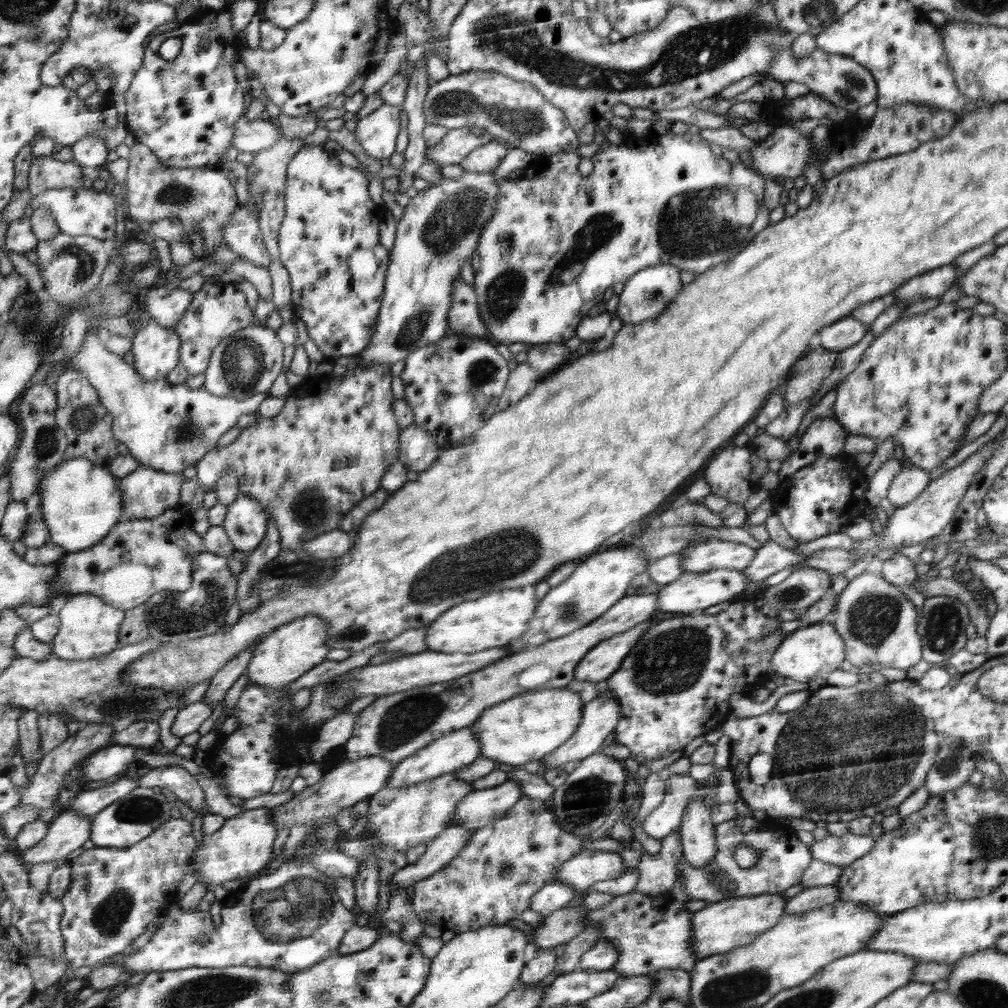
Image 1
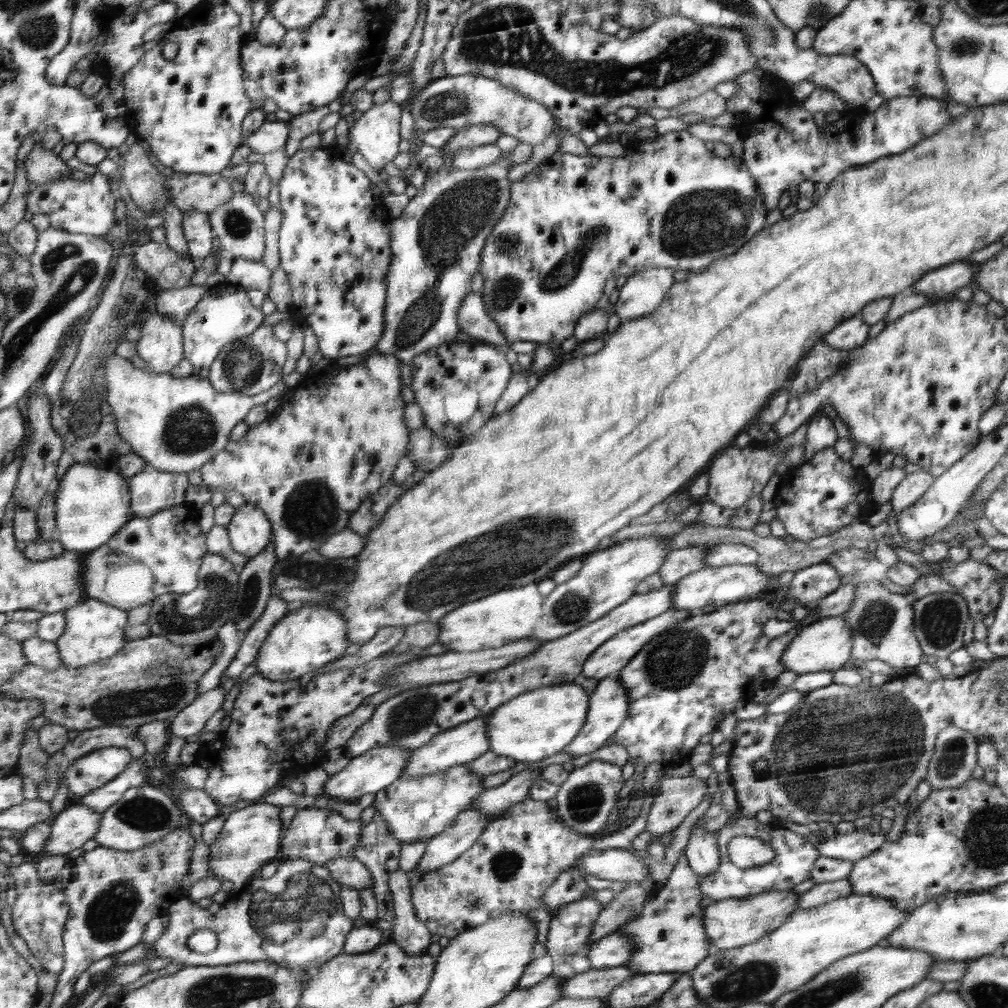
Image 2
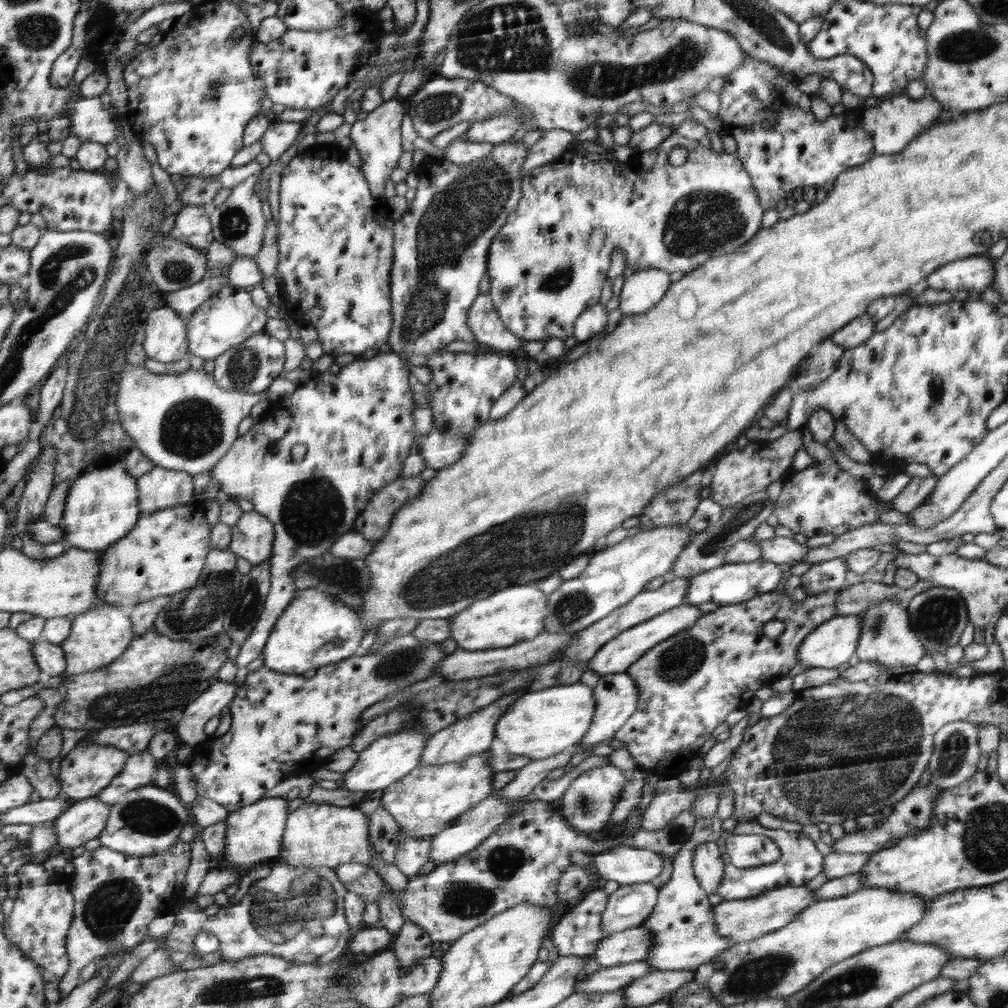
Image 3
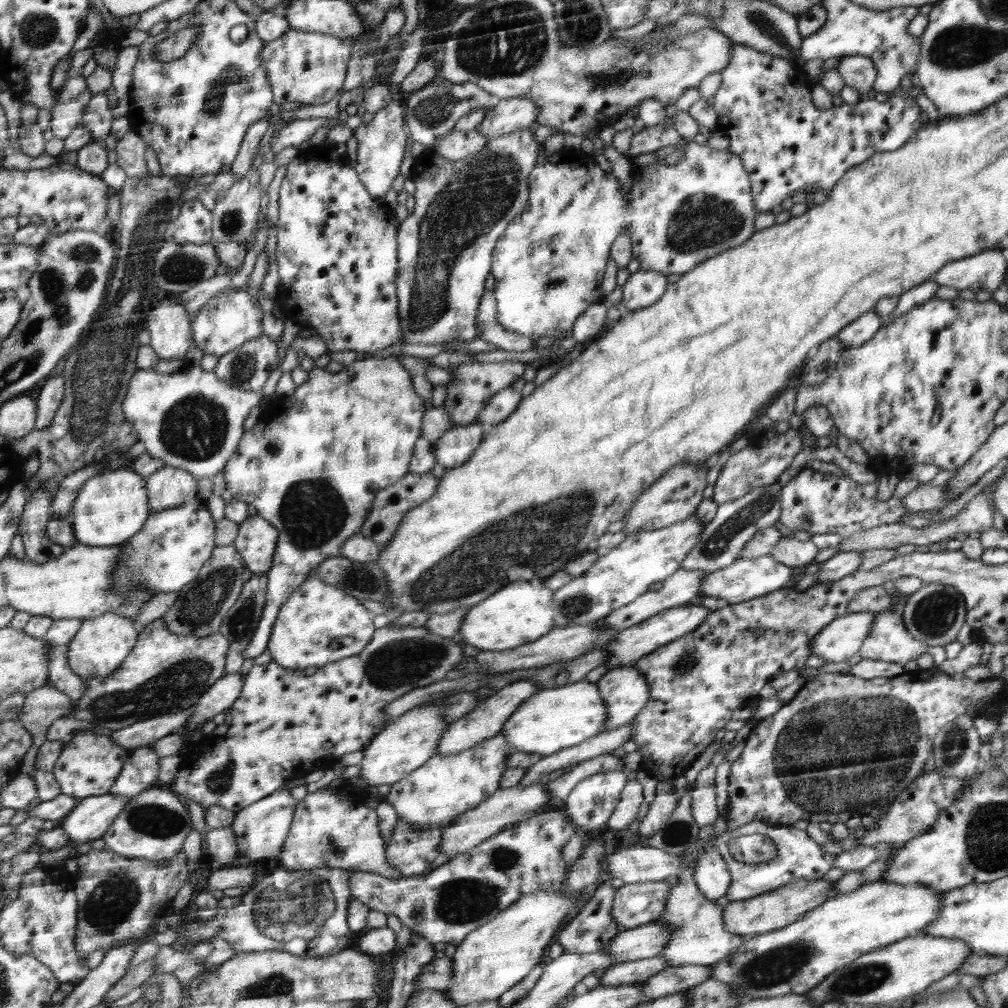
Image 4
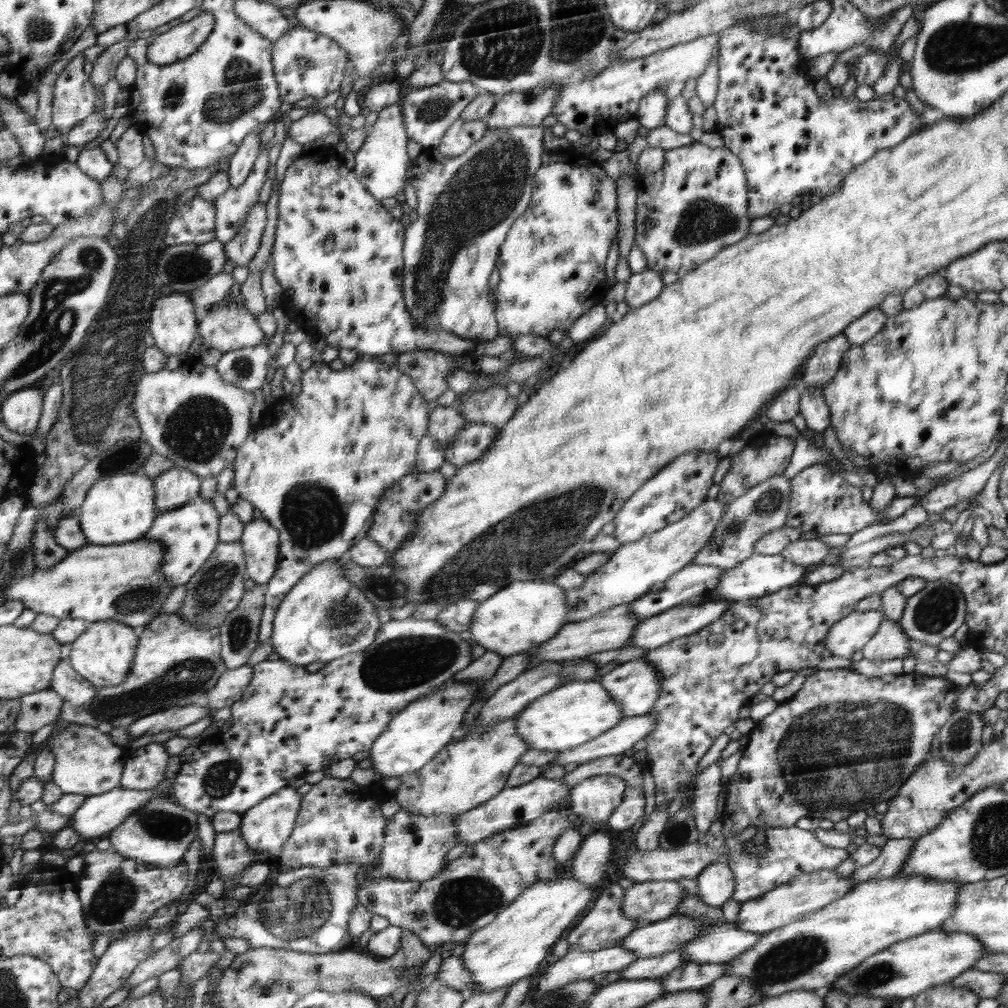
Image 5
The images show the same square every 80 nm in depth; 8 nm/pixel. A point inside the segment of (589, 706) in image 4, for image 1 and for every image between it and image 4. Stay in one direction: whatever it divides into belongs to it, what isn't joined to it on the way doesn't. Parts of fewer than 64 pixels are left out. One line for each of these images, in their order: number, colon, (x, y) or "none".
1: (530, 726)
2: (535, 725)
3: (541, 724)

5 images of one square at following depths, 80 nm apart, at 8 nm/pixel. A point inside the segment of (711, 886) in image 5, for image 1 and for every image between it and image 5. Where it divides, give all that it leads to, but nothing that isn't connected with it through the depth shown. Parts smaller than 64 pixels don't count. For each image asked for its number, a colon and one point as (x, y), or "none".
1: (697, 831)
2: (702, 851)
3: (708, 866)
4: (713, 878)

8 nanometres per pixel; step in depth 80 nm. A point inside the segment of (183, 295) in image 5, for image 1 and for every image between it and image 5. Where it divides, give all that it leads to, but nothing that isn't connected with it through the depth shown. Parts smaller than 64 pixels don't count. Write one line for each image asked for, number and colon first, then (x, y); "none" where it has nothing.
1: (155, 348)
2: (161, 346)
3: (166, 332)
4: (171, 333)

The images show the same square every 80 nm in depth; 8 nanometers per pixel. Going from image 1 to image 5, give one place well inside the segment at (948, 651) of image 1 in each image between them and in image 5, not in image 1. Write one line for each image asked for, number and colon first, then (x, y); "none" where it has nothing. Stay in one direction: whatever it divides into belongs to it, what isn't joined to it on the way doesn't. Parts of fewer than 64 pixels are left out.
2: (939, 619)
3: (938, 616)
4: (933, 615)
5: (934, 613)

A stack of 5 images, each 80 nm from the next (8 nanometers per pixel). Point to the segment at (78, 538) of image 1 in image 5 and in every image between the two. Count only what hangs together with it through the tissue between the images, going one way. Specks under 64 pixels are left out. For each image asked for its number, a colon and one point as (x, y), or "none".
2: (92, 504)
3: (102, 505)
4: (112, 507)
5: (121, 508)

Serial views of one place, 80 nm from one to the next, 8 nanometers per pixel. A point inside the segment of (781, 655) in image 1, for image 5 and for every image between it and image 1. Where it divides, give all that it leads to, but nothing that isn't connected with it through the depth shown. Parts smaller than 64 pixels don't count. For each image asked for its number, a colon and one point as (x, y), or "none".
2: (826, 644)
3: (832, 643)
4: (840, 640)
5: (851, 633)

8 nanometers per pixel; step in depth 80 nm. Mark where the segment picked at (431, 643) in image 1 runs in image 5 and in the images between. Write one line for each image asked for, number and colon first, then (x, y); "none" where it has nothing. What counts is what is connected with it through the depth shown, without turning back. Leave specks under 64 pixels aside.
2: (511, 615)
3: (516, 613)
4: (519, 613)
5: (524, 614)

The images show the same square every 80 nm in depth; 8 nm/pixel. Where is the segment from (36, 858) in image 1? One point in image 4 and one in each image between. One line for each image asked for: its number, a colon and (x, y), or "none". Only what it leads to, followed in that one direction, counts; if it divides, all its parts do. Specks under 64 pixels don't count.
2: (73, 827)
3: (86, 819)
4: (90, 819)

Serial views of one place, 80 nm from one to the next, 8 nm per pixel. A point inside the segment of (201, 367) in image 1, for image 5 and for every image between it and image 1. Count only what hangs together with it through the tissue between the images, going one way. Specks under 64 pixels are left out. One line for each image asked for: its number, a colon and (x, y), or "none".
2: (222, 317)
3: (222, 321)
4: (229, 320)
5: (228, 325)

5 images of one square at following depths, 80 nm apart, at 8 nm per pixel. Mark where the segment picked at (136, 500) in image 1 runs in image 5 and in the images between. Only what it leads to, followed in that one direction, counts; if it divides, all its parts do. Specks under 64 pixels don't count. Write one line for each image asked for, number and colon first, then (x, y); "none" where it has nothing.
2: (152, 490)
3: (161, 488)
4: (169, 486)
5: (176, 486)

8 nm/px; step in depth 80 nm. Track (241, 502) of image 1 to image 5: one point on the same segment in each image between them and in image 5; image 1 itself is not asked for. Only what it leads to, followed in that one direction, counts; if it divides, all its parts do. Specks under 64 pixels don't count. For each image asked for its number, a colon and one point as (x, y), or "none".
2: (249, 530)
3: (253, 535)
4: (257, 540)
5: (261, 541)

